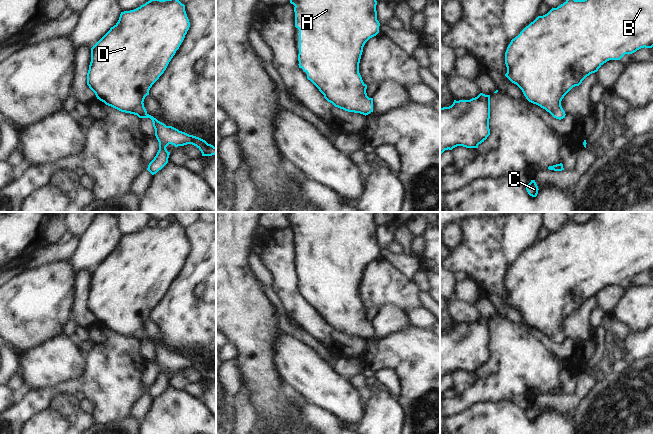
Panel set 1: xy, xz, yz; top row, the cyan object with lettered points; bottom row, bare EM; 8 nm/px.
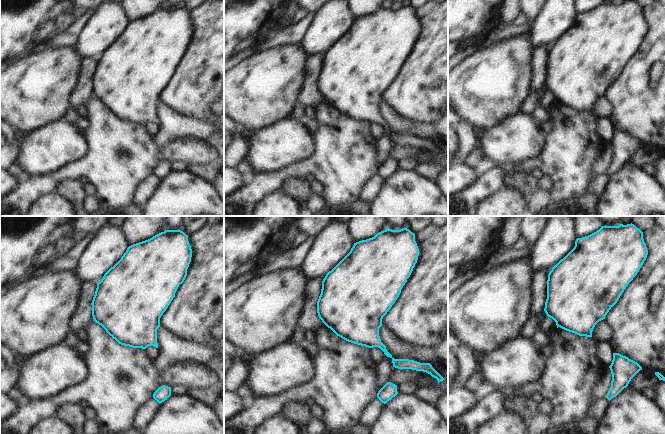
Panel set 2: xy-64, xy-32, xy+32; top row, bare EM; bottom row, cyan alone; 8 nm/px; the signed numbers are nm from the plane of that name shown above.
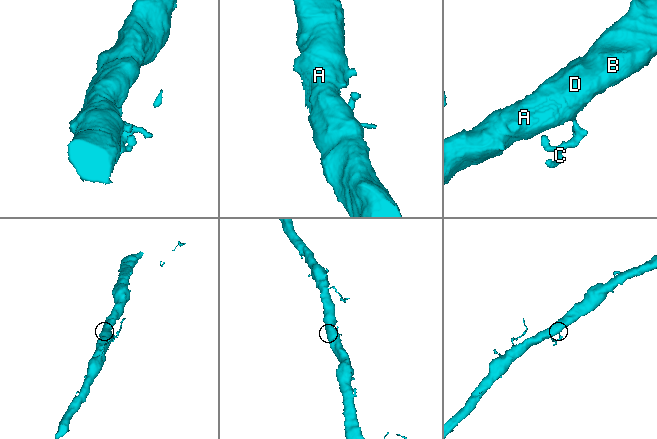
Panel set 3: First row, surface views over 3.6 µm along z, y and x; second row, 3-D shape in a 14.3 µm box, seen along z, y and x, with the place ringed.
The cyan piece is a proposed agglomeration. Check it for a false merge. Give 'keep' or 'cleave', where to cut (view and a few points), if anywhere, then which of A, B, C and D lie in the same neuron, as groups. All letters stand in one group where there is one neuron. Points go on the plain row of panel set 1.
keep; no cut; A B C D

